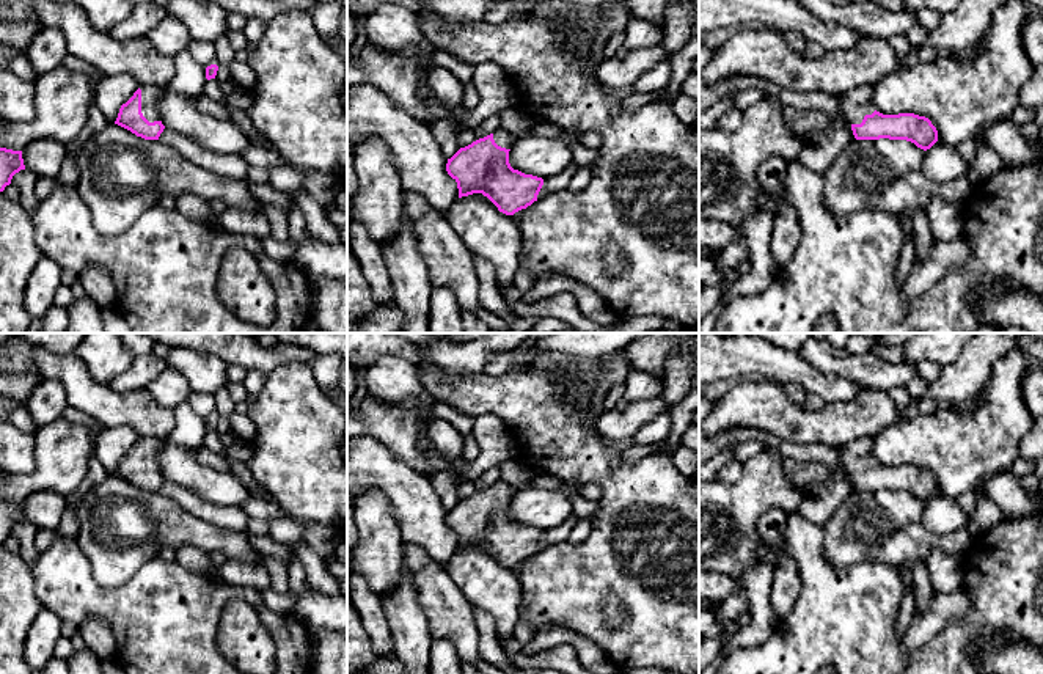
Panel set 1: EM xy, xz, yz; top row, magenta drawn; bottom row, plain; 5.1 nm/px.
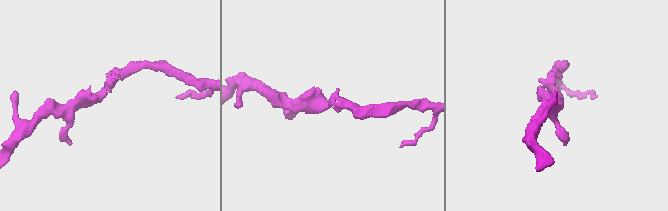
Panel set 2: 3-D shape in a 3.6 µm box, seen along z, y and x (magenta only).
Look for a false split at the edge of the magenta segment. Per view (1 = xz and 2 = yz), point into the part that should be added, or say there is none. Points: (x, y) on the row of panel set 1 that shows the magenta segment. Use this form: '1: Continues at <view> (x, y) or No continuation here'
1: Continues at xz (501, 137)
2: Continues at yz (855, 104)

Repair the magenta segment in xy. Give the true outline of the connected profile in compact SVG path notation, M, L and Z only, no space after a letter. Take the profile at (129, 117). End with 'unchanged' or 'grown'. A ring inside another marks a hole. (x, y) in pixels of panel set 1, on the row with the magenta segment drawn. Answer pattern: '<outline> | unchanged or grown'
M145 85L121 105L115 124L145 140L159 140L165 126L160 121L159 99L162 88Z | grown

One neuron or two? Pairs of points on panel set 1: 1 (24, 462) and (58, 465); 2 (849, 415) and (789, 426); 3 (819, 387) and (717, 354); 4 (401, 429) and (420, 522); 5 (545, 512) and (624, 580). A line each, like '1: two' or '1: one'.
1: two
2: one
3: one
4: two
5: two

